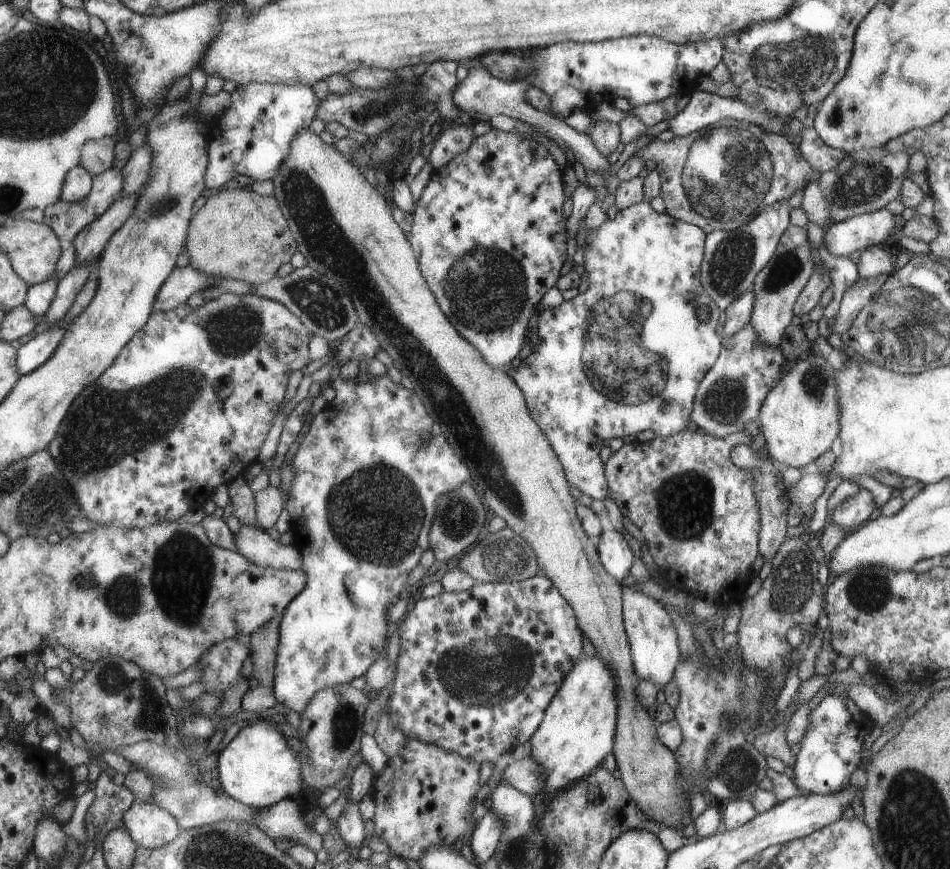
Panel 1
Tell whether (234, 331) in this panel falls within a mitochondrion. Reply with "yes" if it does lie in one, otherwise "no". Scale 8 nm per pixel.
yes

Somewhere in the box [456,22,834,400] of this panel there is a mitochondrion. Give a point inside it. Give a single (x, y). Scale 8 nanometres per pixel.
(728, 175)

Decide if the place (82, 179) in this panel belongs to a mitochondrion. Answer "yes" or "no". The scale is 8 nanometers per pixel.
no

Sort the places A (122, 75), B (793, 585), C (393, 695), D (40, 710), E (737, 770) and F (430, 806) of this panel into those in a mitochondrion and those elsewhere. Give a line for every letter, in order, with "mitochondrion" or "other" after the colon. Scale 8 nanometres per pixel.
A: other
B: mitochondrion
C: other
D: other
E: mitochondrion
F: other

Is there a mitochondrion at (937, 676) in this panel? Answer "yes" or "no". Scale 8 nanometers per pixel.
no

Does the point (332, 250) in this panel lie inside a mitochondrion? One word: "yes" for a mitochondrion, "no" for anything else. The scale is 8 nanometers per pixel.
yes

